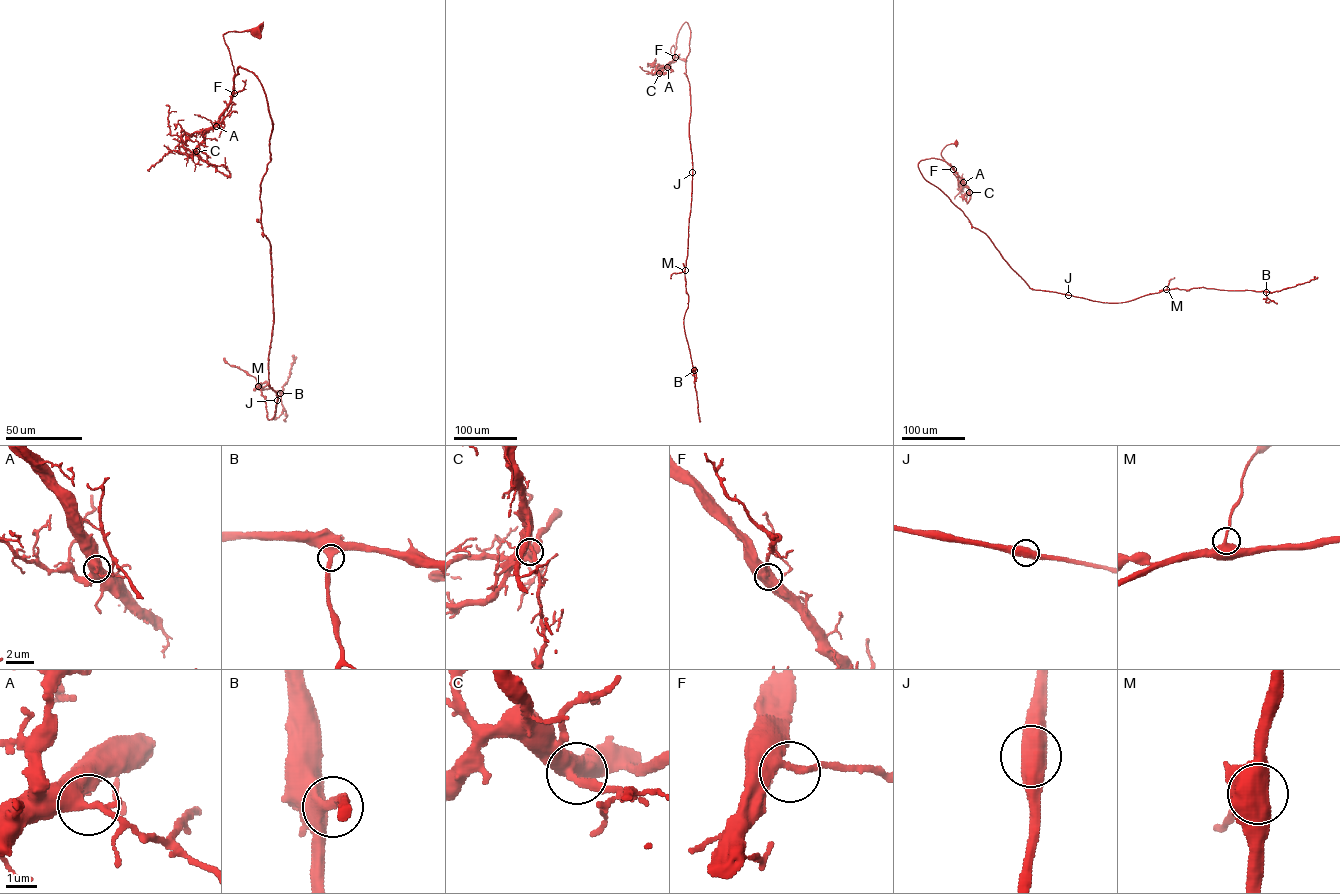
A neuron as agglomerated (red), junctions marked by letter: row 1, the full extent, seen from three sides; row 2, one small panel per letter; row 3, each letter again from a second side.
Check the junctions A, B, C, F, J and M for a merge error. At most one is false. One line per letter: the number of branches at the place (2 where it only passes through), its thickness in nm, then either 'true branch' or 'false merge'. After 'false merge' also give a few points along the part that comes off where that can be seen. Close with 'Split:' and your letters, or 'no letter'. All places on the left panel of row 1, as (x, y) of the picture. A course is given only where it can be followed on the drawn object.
A: 2 | 400 nm | true branch
B: 2 | 360 nm | true branch
C: 2 | 380 nm | true branch
F: 2 | 480 nm | true branch
J: 2 | 700 nm | true branch
M: 2 | 420 nm | true branch
Split: no letter

